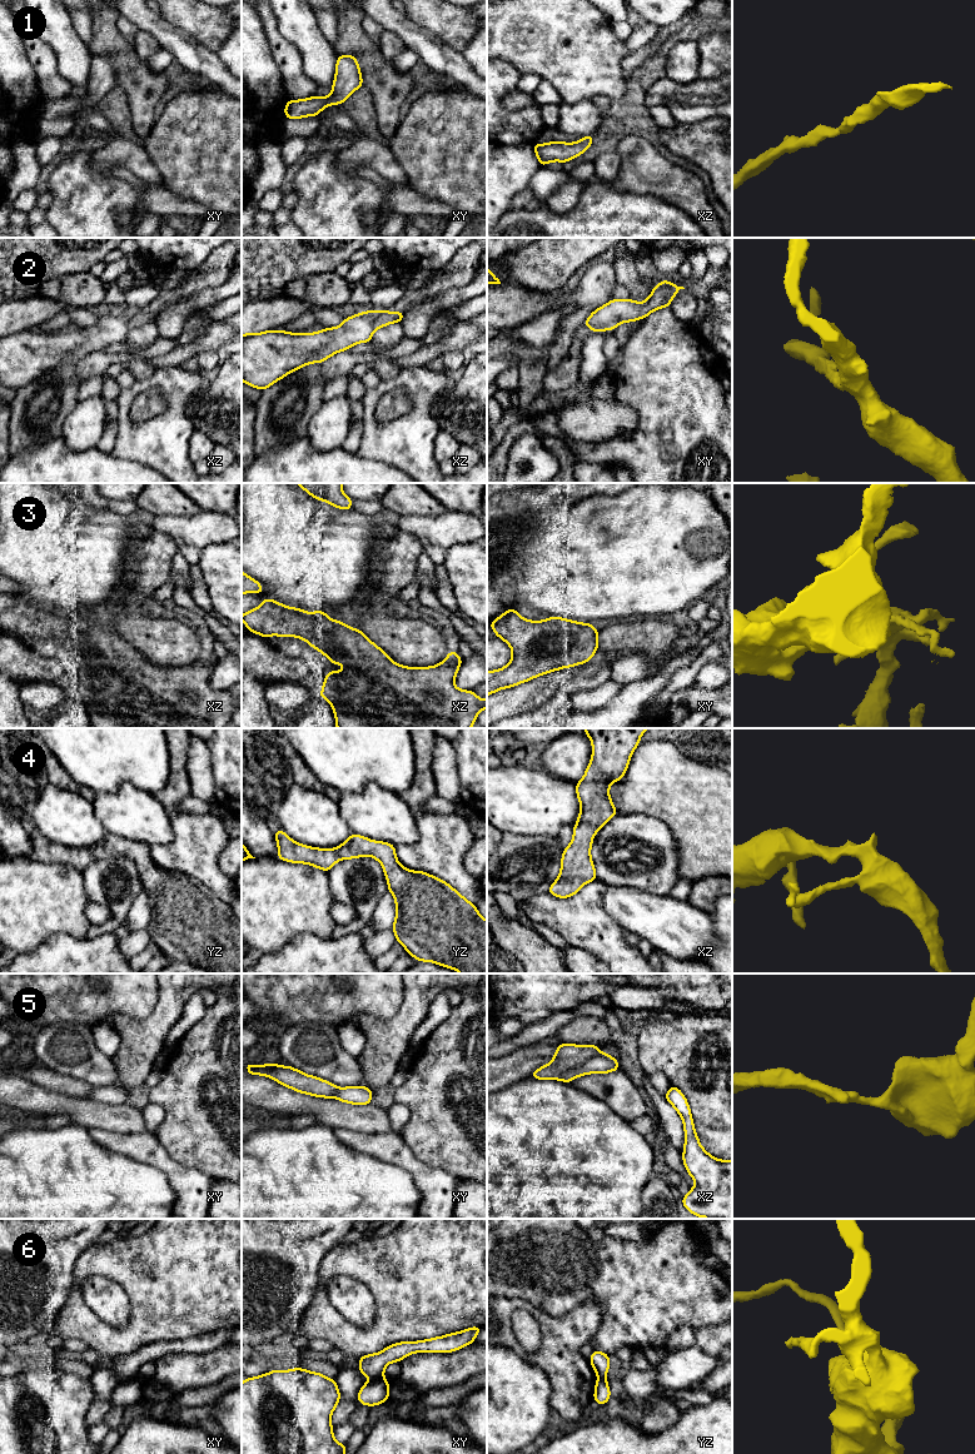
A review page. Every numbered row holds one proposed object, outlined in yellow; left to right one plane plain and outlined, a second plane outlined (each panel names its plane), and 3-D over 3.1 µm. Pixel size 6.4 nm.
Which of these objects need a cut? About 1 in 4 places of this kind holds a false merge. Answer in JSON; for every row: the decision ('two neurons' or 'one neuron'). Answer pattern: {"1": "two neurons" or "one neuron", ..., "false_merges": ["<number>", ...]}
{"1": "one neuron", "2": "one neuron", "3": "one neuron", "4": "one neuron", "5": "two neurons", "6": "two neurons", "false_merges": ["5", "6"]}

